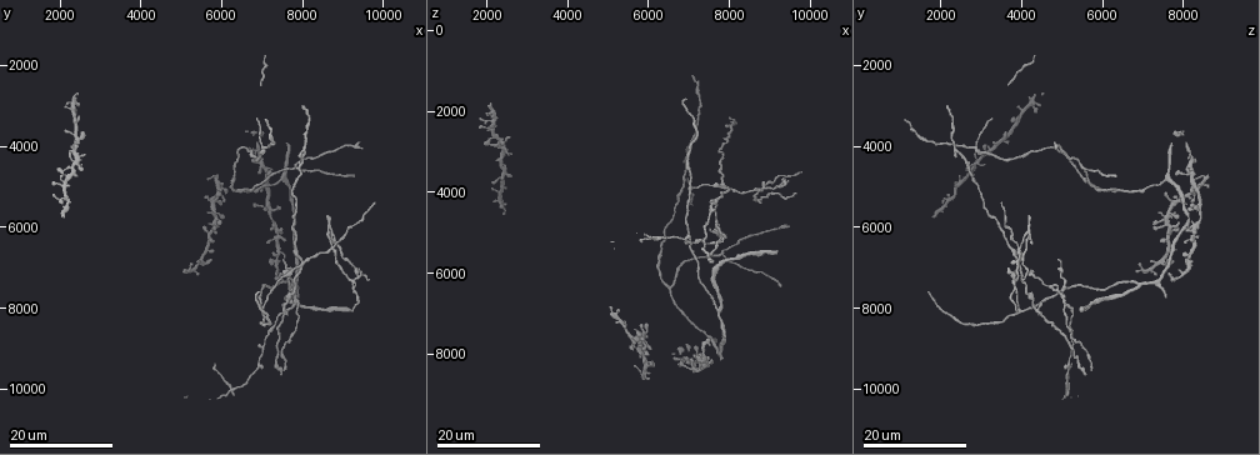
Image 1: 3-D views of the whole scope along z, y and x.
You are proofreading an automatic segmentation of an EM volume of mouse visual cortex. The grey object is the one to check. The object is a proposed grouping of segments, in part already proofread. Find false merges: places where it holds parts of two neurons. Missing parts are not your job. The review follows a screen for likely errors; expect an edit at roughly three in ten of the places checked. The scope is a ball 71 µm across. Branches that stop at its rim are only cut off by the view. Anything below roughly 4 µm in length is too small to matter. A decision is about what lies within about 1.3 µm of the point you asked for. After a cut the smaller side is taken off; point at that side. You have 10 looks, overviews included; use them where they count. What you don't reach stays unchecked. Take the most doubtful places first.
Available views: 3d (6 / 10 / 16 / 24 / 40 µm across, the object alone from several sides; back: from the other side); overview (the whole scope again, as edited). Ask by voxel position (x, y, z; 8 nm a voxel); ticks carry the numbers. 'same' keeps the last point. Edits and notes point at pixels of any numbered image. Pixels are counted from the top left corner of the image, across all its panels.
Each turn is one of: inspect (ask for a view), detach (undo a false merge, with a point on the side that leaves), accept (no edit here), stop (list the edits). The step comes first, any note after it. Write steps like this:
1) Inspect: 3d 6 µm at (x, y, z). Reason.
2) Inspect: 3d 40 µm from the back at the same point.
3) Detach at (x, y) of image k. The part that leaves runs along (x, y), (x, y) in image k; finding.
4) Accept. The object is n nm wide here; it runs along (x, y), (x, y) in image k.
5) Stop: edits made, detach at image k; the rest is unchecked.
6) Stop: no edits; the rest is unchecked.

Inspect: 3d 24 µm at (8700, 6550, 4000). Looks like a crossing.

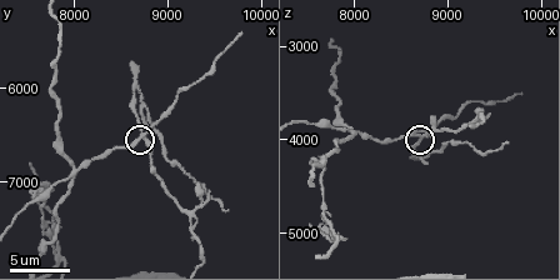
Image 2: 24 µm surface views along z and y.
Inspect: 3d 6 µm at the same point.

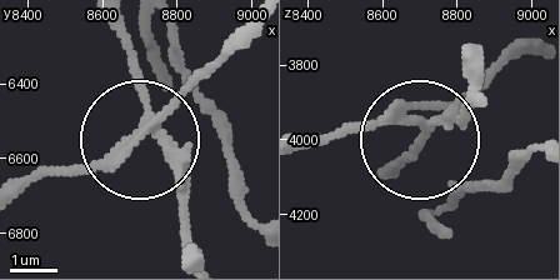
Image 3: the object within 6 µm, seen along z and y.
Detach at (189, 184) of image 3. 4 arms meet here; the part that leaves runs along (126, 148), (138, 91), (123, 20) in image 3; a second neuron is stuck on.

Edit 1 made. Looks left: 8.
Inspect: 3d 16 µm at (8000, 6950, 3950). Four-way junction.

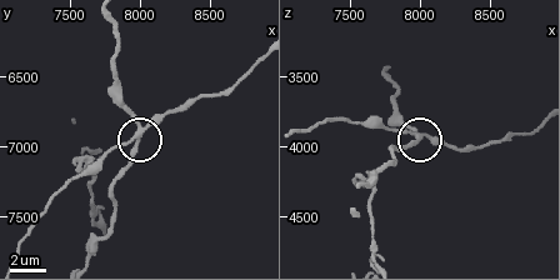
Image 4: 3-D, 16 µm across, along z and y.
Inspect: 3d 6 µm at (8000, 6960, 3940). Closer look.

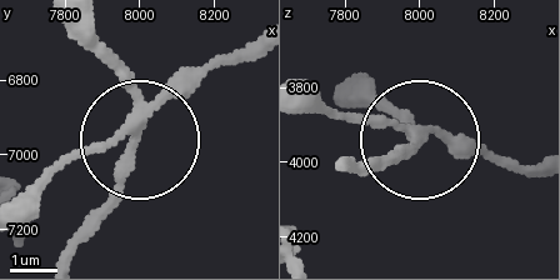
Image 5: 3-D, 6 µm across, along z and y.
Detach at (121, 180) of image 5. 4 arms meet here; the part that leaves runs along (136, 121), (116, 201), (76, 249) in image 5; two neurons meet here.

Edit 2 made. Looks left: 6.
Inspect: overview. Redraw.

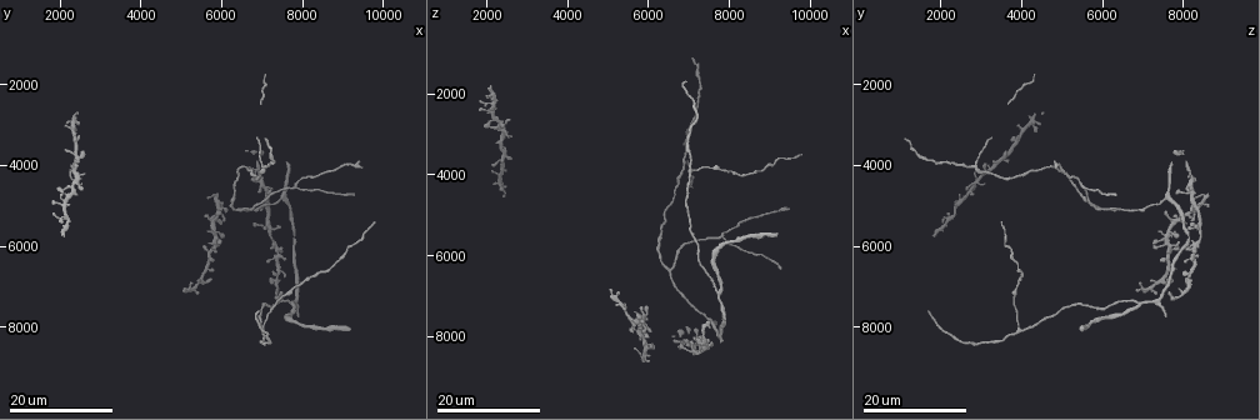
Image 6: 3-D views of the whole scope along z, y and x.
Inspect: 3d 24 µm at (2400, 3800, 3550). Arms run side by side.

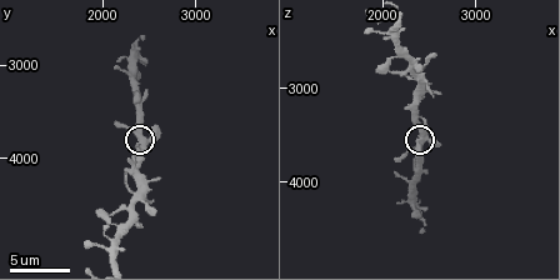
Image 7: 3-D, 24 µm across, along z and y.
Inspect: 3d 10 µm at (2400, 3800, 3550). Closer look.

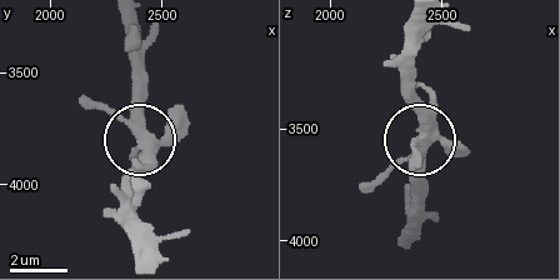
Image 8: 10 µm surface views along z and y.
Accept. One neuron here.

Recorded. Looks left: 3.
Inspect: 3d 16 µm at (7450, 4850, 7600).

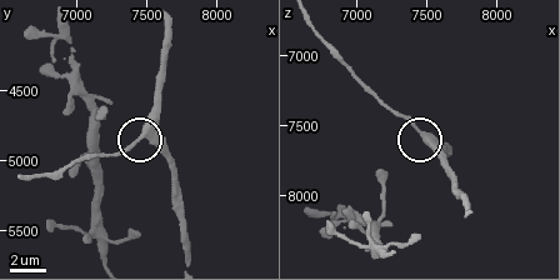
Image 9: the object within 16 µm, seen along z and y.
Inspect: 3d 10 µm at (7460, 4820, 7540).

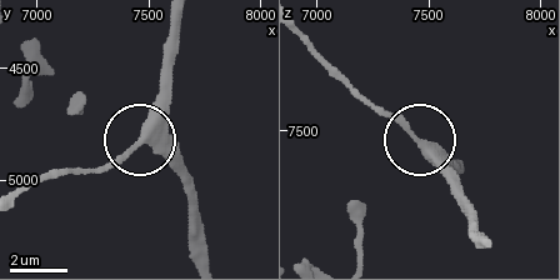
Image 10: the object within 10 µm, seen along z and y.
Inspect: 3d 10 µm from the back at (7480, 4820, 7560).

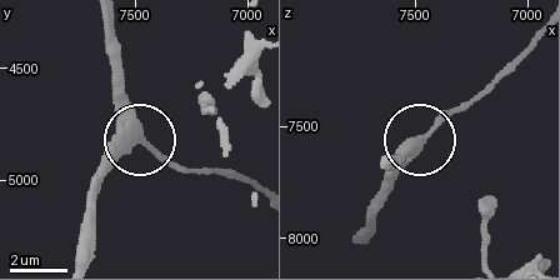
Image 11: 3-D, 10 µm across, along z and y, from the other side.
Accept. It runs along (83, 255), (91, 190), (140, 138), (118, 56) in image 11; all the same neuron.

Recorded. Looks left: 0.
Stop: edits made, detach at image 3, detach at image 5; the rest is unchecked.

